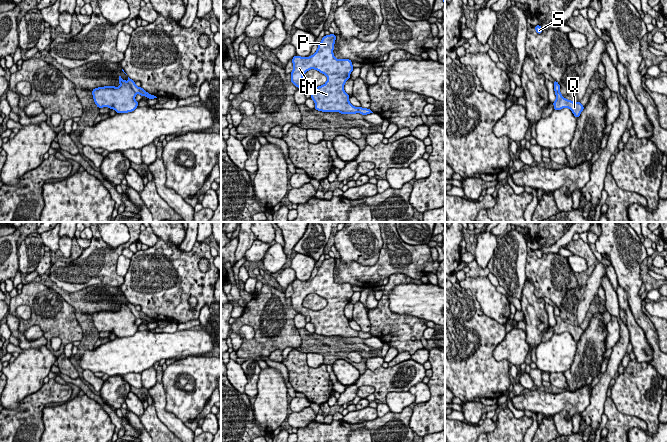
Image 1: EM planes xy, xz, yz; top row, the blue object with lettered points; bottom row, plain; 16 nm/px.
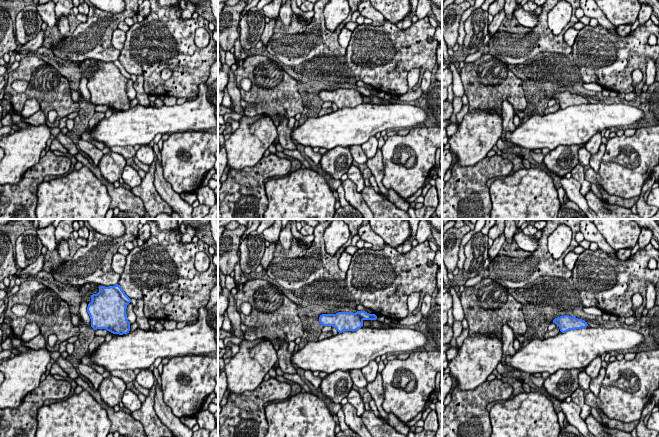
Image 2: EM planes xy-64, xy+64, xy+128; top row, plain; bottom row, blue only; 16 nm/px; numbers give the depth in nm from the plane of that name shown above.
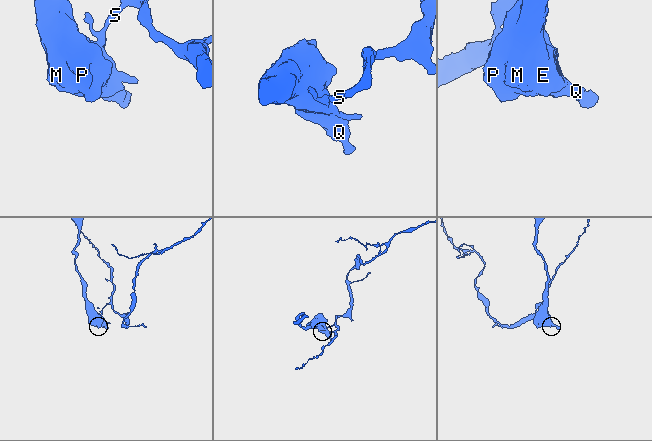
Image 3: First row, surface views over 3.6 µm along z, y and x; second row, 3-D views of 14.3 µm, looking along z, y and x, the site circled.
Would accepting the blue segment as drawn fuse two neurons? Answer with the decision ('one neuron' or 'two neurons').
two neurons

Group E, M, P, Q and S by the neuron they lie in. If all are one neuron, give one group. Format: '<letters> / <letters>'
E M P Q / S

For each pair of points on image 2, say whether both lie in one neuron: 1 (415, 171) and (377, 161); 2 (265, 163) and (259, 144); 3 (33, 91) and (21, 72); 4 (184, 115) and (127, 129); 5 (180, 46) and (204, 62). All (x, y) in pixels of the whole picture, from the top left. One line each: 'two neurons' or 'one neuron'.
1: two neurons
2: two neurons
3: one neuron
4: one neuron
5: one neuron

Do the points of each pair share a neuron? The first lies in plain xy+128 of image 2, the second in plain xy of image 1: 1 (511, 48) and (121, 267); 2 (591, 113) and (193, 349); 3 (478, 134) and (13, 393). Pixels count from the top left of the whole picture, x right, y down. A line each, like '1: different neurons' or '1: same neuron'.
1: different neurons
2: same neuron
3: same neuron

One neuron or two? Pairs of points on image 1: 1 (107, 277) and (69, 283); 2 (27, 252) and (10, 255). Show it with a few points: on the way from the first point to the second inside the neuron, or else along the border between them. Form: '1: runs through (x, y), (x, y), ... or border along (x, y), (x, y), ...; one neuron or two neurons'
1: runs through (98, 277), (78, 277); one neuron
2: border along (17, 247), (19, 269); two neurons

